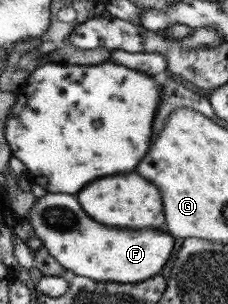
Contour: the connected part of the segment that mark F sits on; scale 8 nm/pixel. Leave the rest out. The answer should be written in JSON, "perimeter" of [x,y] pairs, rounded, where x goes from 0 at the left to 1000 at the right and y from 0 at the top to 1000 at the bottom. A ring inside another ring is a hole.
{"perimeter":[[[206,632],[162,651],[118,704],[127,740],[303,905],[364,908],[478,934],[588,934],[697,905],[741,836],[759,829],[759,783],[689,757],[513,757],[399,724],[311,638]]]}

